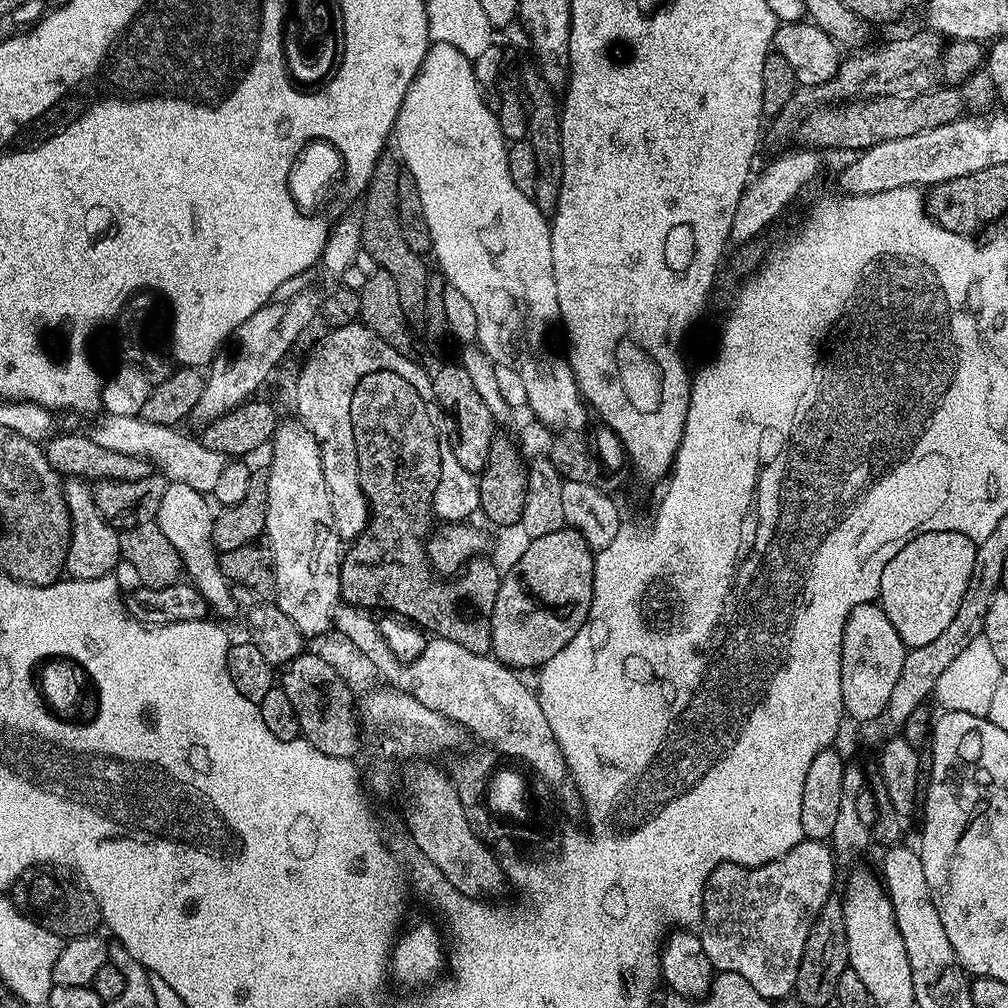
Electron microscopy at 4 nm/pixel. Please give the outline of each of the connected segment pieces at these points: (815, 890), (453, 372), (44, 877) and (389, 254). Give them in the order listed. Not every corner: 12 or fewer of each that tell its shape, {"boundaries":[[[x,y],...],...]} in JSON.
{"boundaries":[[[807,838],[704,890],[702,950],[791,997],[838,865]],[[458,362],[432,376],[451,451],[484,471],[496,420]],[[48,870],[10,889],[16,907],[63,938],[91,936],[95,895]],[[381,158],[362,193],[360,237],[398,282],[409,321],[423,321],[425,257],[402,234],[395,159]]]}

